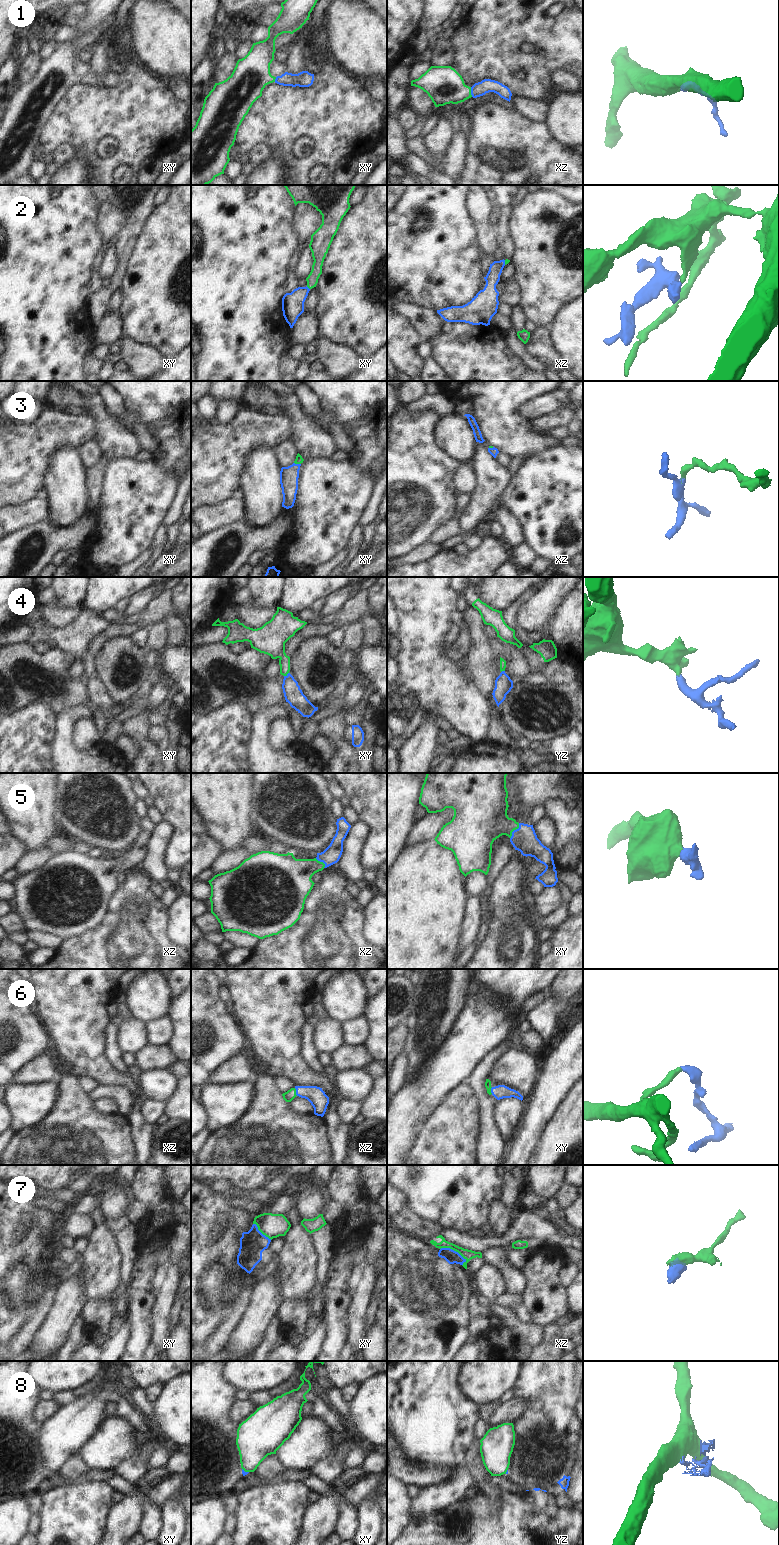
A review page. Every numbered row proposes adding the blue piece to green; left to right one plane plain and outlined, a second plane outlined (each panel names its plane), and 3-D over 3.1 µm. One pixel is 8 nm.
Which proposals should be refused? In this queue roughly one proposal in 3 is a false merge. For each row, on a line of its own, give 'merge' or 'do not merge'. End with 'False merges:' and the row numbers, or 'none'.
1: merge
2: merge
3: merge
4: merge
5: merge
6: merge
7: do not merge
8: do not merge
False merges: 7, 8

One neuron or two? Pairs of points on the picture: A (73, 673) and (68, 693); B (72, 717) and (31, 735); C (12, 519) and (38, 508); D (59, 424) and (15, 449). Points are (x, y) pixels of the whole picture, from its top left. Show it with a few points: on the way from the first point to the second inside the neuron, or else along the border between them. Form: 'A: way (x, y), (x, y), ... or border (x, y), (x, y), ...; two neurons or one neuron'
A: border (69, 665), (68, 677), (70, 679), (78, 679); two neurons
B: border (56, 717), (56, 729), (51, 748); two neurons
C: way (18, 517), (32, 512); one neuron
D: way (48, 433), (26, 449); one neuron

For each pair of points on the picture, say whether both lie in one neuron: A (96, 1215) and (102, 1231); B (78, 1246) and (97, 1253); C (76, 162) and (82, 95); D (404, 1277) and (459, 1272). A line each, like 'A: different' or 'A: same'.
A: same
B: different
C: different
D: same

